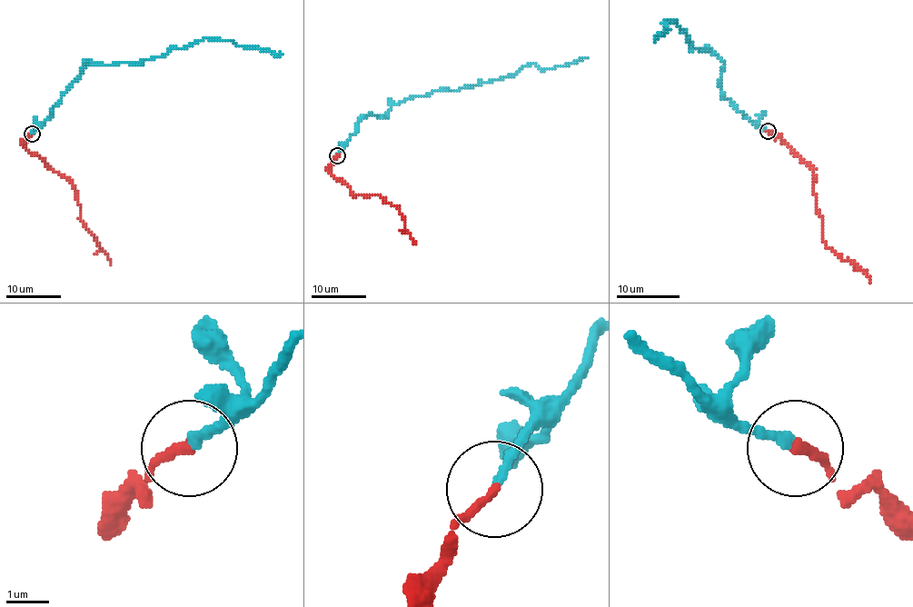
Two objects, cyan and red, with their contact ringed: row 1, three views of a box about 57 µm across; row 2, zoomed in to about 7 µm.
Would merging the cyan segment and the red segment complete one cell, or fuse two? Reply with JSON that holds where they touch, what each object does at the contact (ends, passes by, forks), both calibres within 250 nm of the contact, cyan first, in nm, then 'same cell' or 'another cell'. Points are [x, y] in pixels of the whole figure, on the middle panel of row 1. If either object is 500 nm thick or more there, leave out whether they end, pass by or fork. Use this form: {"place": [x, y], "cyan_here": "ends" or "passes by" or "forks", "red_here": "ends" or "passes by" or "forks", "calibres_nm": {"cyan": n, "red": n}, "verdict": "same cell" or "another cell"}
{"place": [337, 155], "cyan_here": "ends", "red_here": "ends", "calibres_nm": {"cyan": 220, "red": 200}, "verdict": "same cell"}

